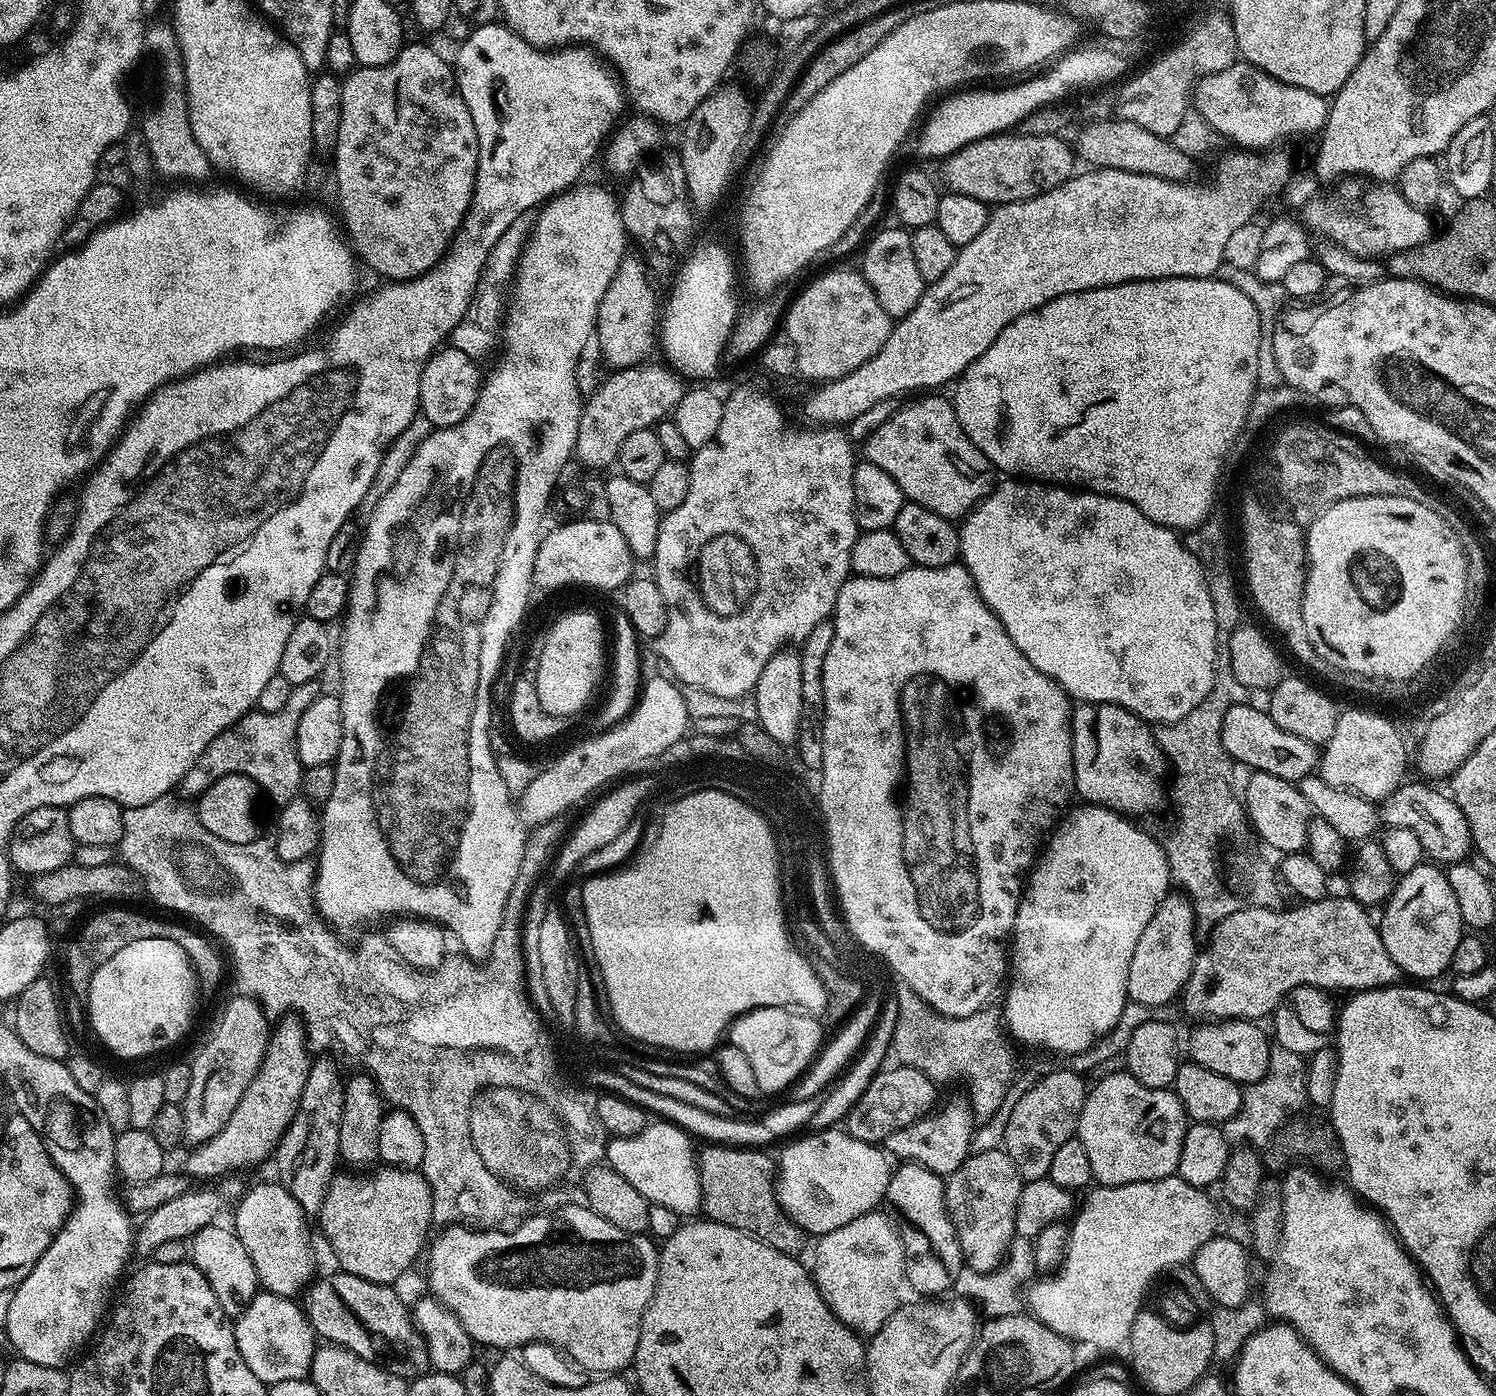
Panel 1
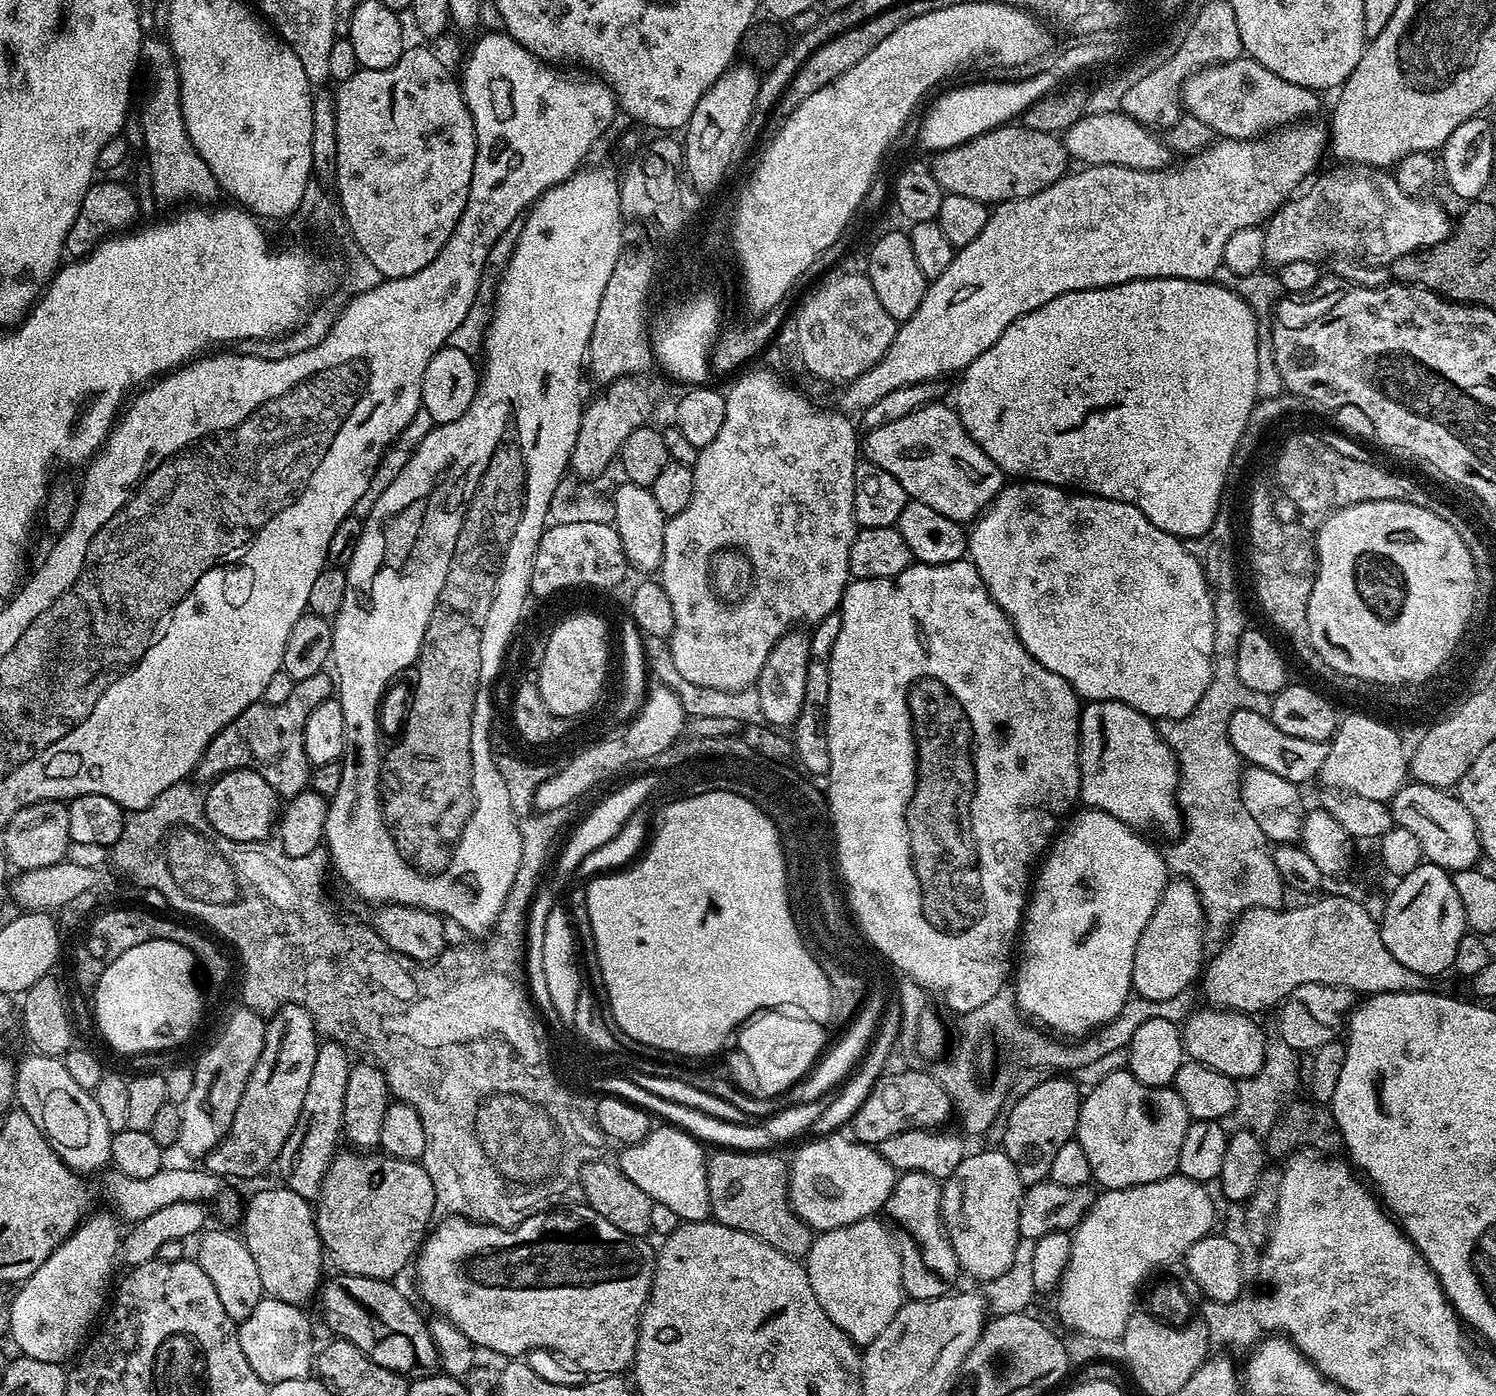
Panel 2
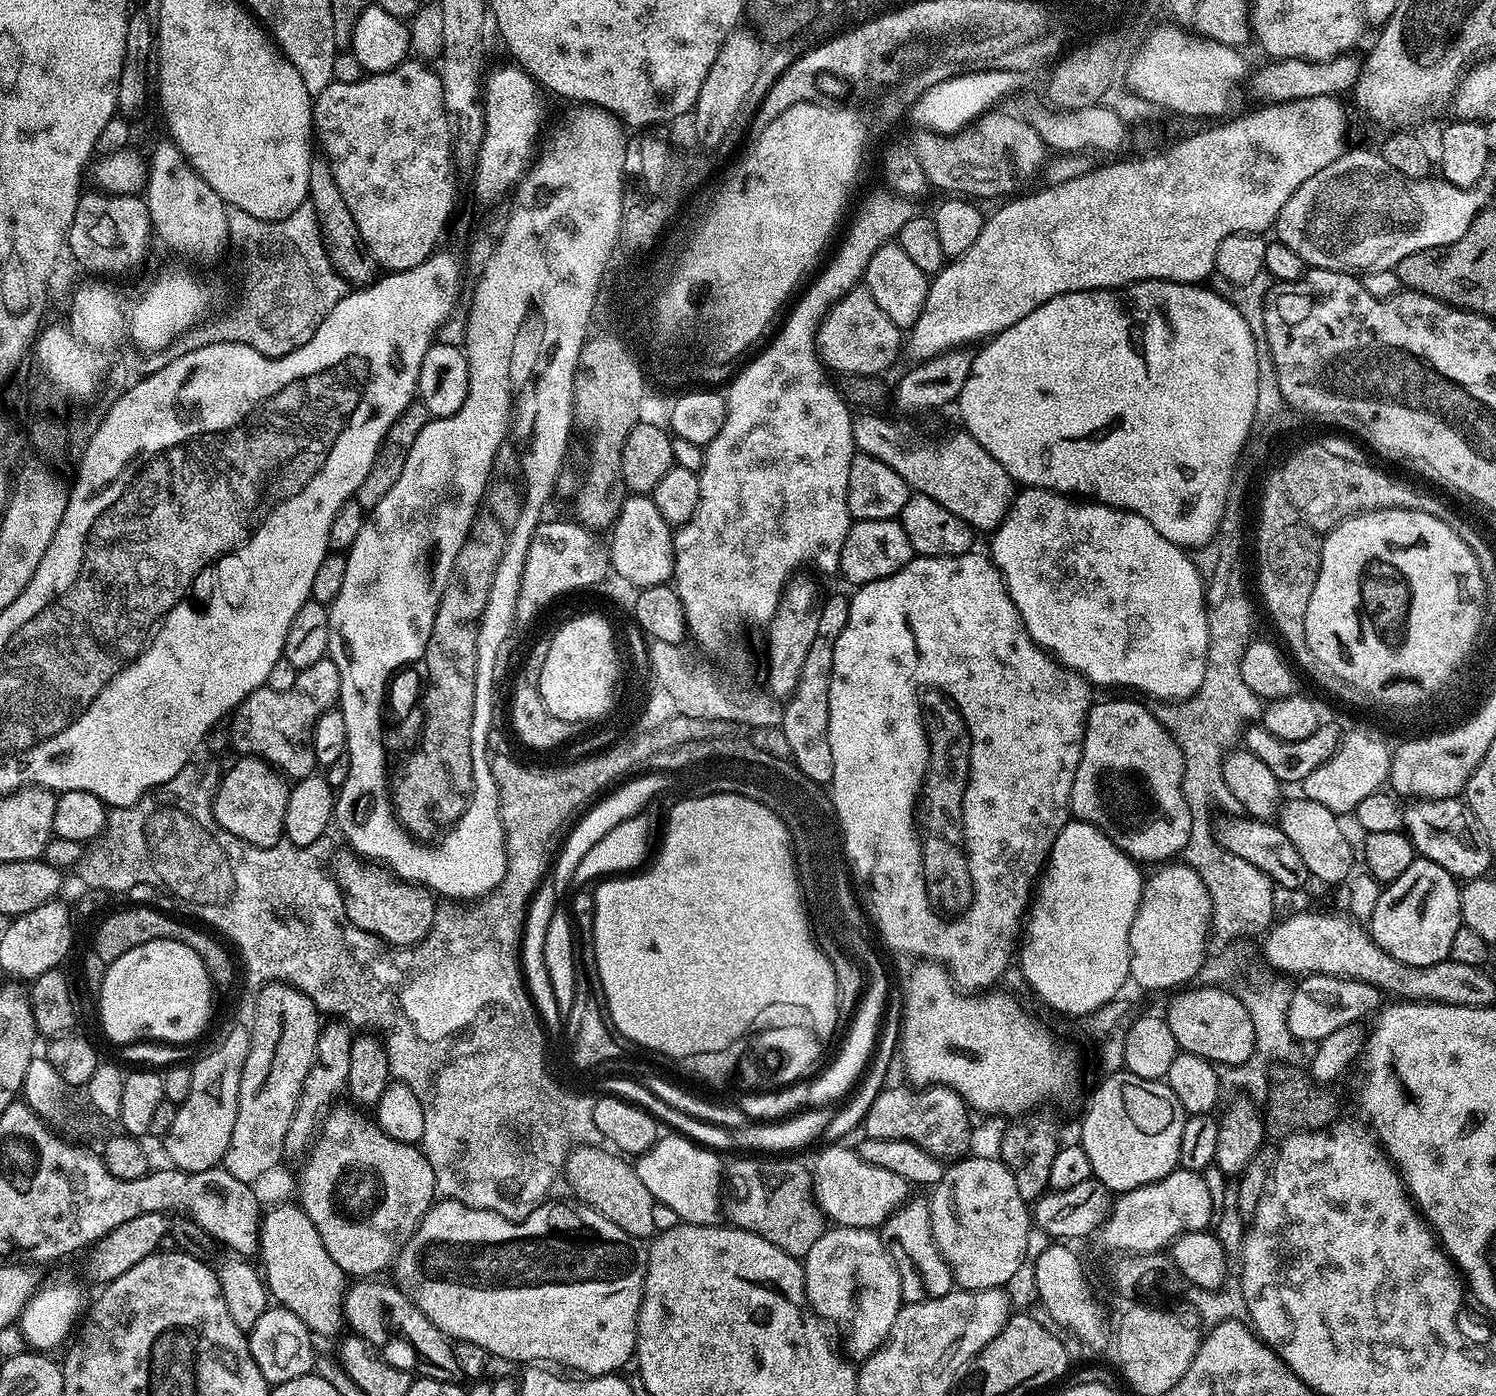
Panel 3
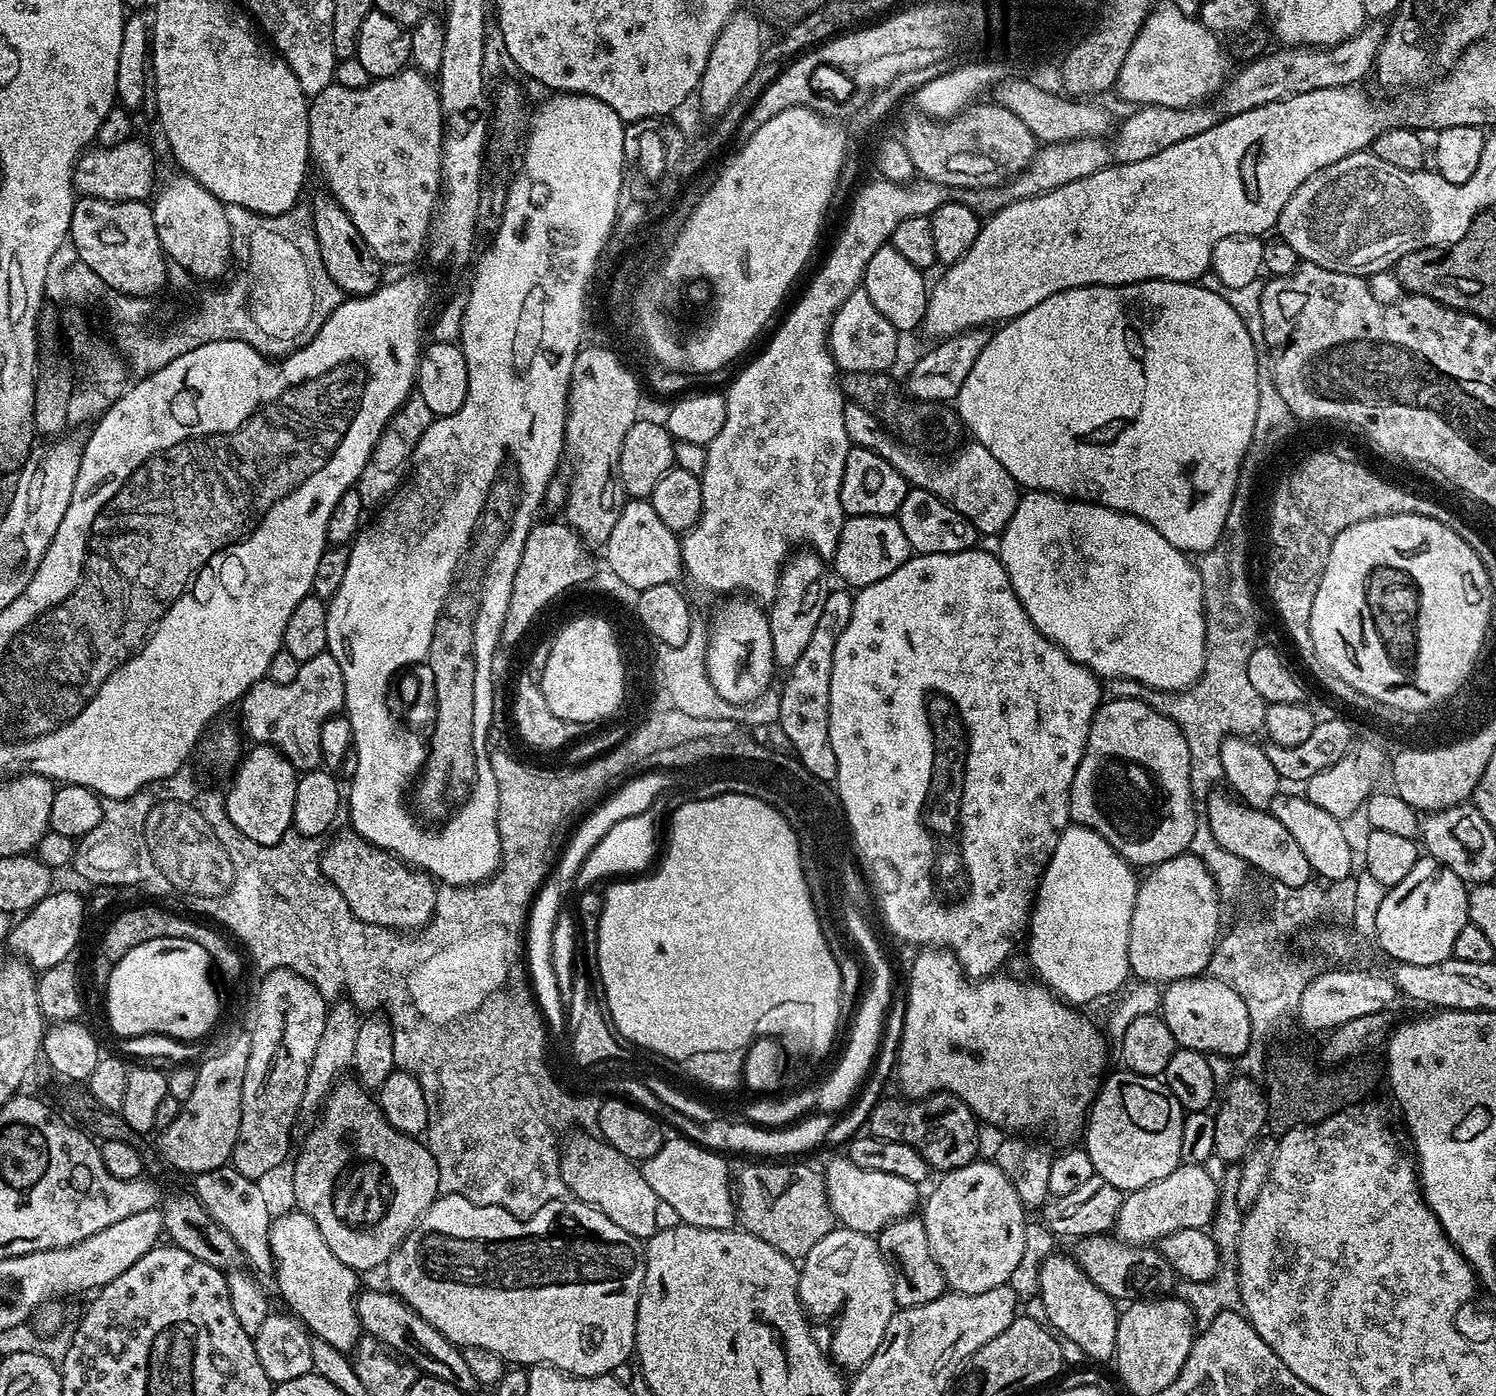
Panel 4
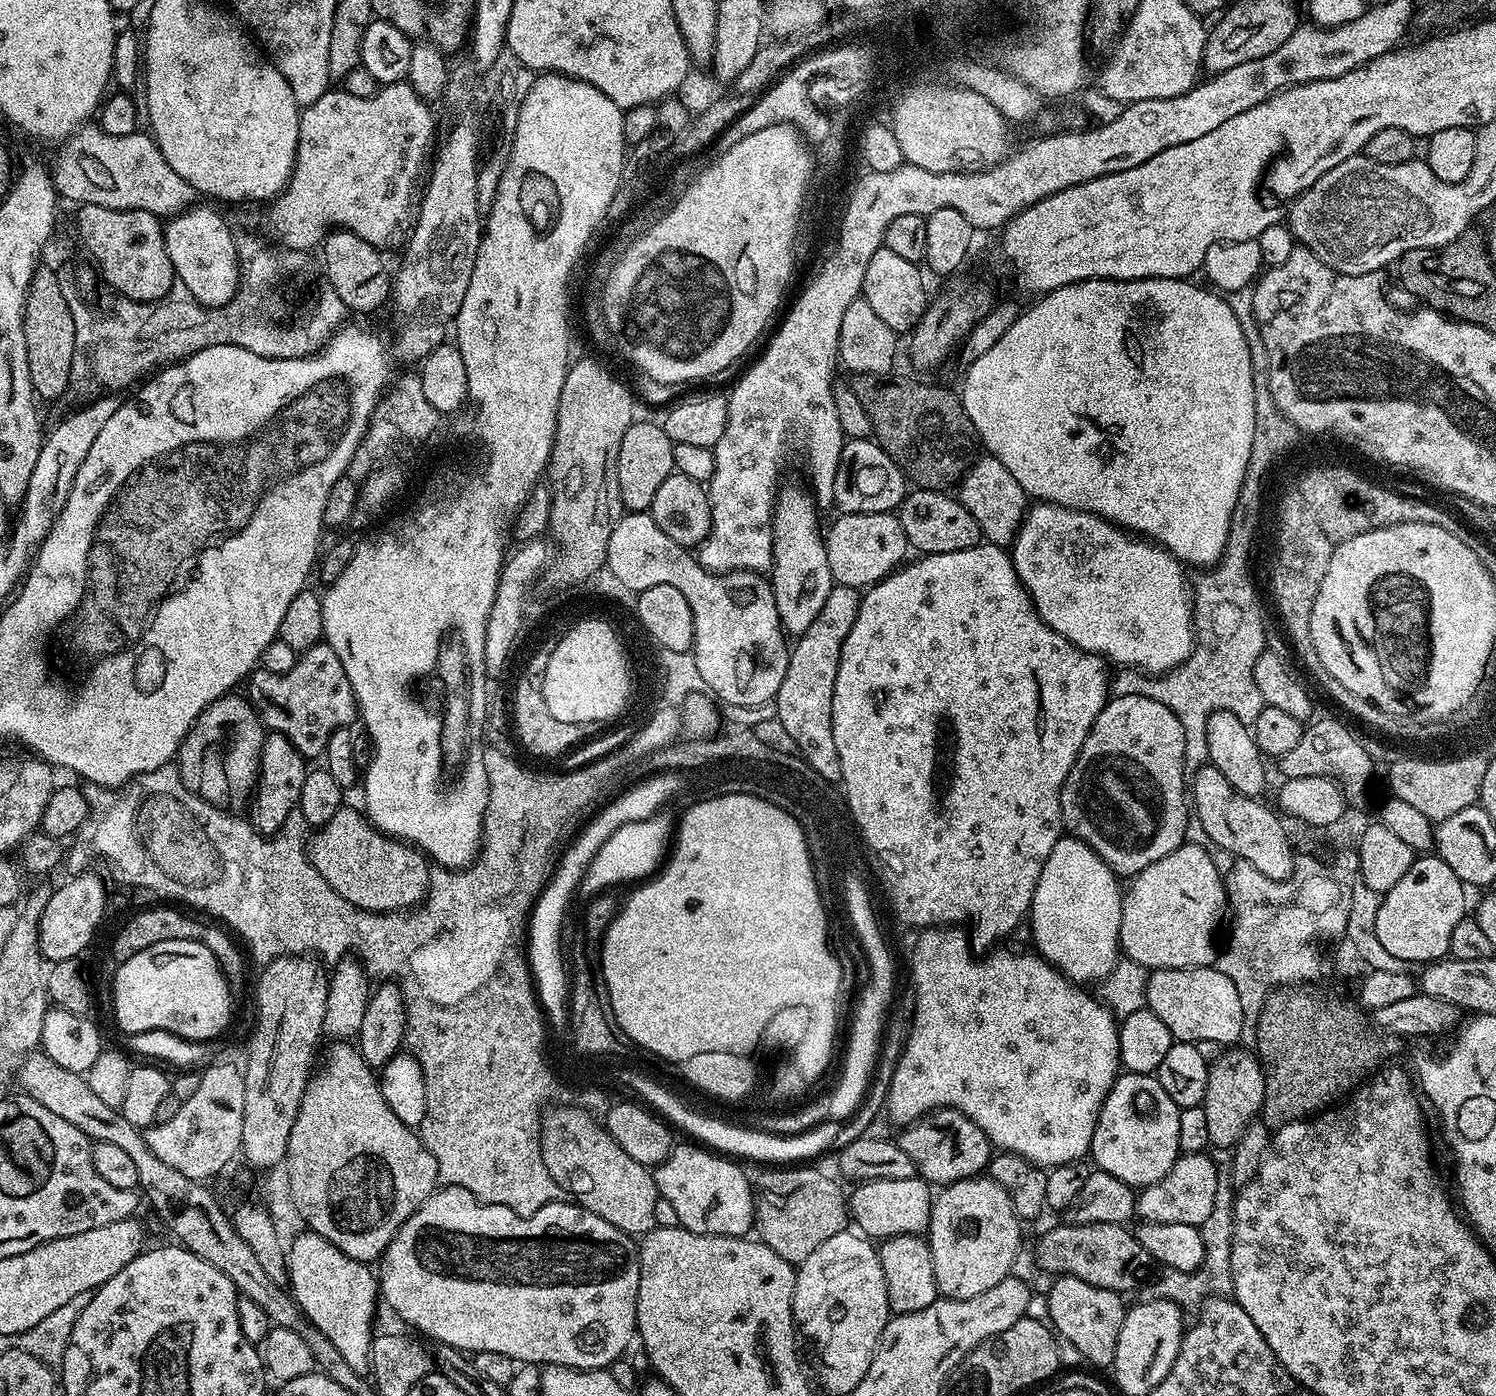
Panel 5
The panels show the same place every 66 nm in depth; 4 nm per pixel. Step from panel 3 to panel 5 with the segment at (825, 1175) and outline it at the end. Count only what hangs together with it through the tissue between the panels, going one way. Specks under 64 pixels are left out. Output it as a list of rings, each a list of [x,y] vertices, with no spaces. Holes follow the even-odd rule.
[[[882,1178],[857,1183],[853,1188],[856,1189],[850,1192],[850,1216],[865,1237],[919,1236],[927,1233],[934,1199],[933,1189],[927,1180]]]

